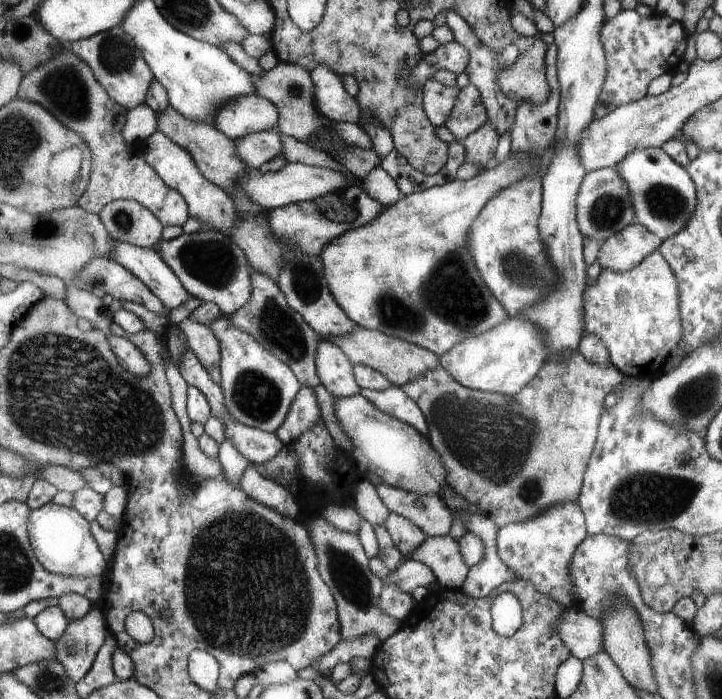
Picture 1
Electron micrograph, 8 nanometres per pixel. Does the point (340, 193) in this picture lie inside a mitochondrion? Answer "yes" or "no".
no

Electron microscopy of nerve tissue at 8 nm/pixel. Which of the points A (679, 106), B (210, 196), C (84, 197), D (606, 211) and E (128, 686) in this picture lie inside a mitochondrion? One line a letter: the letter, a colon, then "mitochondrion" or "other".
A: other
B: other
C: other
D: mitochondrion
E: other

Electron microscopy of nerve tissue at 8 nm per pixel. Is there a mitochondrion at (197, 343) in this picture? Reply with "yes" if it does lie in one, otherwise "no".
no

